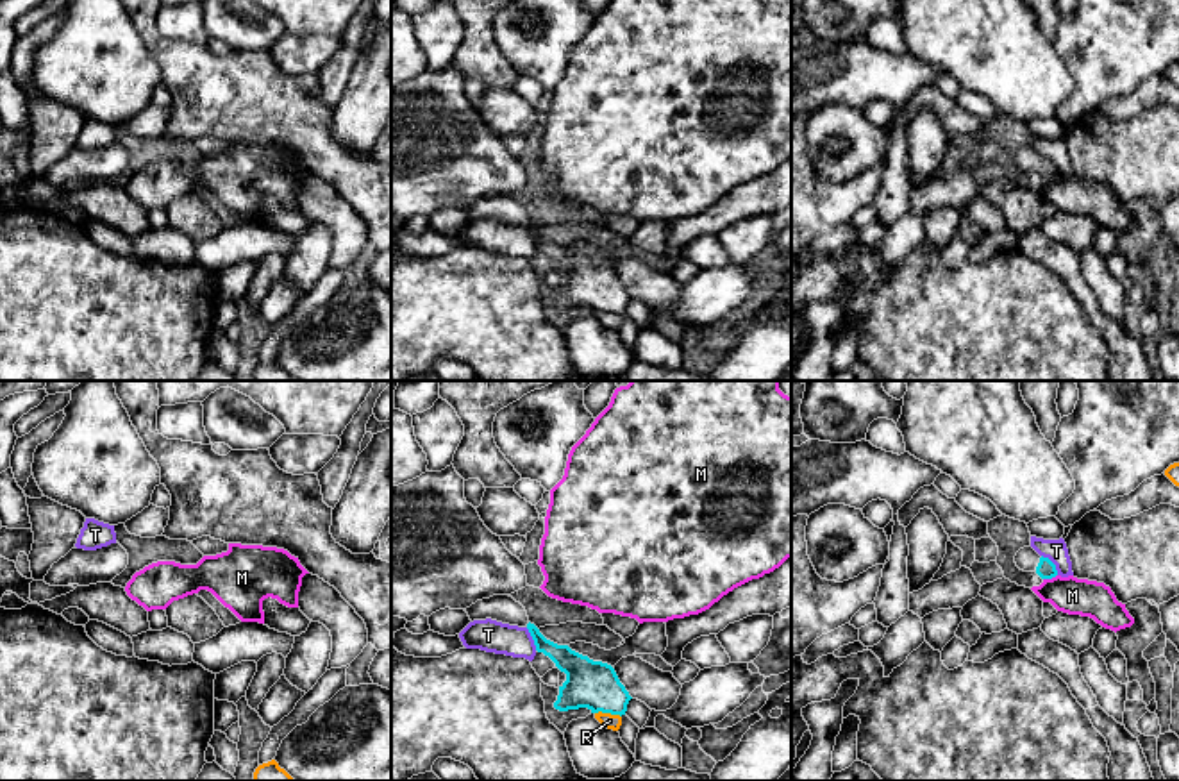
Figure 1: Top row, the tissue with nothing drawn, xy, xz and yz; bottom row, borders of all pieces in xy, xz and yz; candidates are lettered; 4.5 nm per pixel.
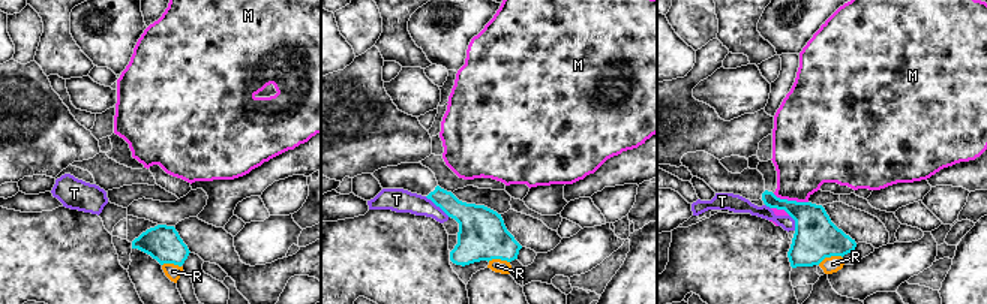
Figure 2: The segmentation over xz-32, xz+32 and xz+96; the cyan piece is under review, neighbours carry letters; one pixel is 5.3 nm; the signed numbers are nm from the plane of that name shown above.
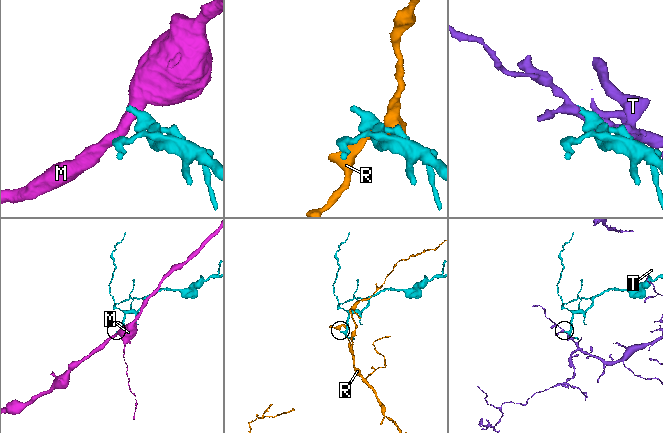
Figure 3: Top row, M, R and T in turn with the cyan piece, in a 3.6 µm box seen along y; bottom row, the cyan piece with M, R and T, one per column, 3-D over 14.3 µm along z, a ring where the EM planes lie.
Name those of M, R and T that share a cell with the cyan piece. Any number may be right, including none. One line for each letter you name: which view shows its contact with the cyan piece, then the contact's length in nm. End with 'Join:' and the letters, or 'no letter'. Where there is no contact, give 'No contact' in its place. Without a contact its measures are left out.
Join: no letter

